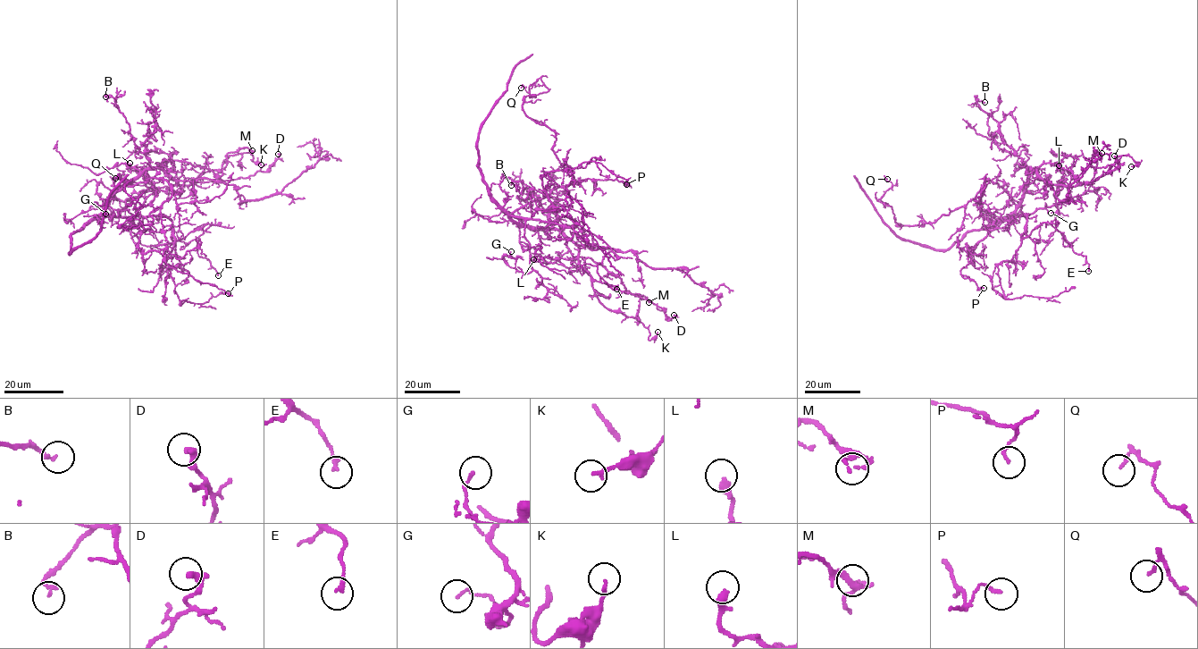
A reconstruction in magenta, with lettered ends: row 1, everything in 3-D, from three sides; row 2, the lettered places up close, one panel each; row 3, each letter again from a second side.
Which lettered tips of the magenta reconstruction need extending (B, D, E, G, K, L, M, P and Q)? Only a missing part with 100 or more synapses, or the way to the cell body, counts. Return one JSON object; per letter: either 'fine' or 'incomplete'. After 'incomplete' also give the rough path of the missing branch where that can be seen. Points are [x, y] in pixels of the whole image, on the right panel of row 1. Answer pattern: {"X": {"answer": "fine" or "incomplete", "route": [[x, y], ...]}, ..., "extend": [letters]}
{"B": {"answer": "fine"}, "D": {"answer": "fine"}, "E": {"answer": "fine"}, "G": {"answer": "fine"}, "K": {"answer": "fine"}, "L": {"answer": "fine"}, "M": {"answer": "fine"}, "P": {"answer": "fine"}, "Q": {"answer": "fine"}, "extend": []}

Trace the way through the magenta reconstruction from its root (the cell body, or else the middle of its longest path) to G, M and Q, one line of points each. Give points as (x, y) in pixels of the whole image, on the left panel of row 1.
G: (106, 205), (105, 213), (120, 217), (129, 198), (120, 201), (99, 183), (96, 192), (112, 214), (105, 214)
M: (106, 205), (164, 161), (188, 162), (221, 175), (228, 153), (252, 150)
Q: (106, 205), (150, 178), (164, 180), (171, 196), (150, 214), (152, 224), (118, 227), (146, 206), (115, 178)

